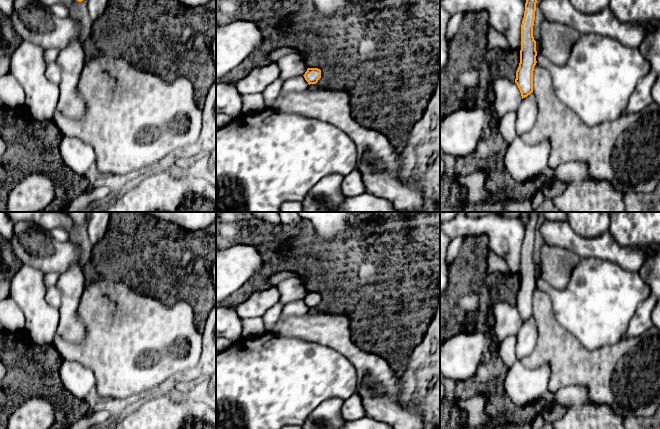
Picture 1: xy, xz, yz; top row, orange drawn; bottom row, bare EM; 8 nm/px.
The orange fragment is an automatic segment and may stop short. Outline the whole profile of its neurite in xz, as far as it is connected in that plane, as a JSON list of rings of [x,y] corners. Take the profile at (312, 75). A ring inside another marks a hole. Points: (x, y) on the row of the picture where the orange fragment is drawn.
[[[308,68],[303,75],[308,84],[316,84],[321,78],[321,70],[318,68]]]

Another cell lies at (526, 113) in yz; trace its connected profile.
[[[534,92],[522,99],[519,108],[516,111],[516,131],[517,136],[522,136],[525,132],[532,129],[535,124],[538,112],[537,100]]]

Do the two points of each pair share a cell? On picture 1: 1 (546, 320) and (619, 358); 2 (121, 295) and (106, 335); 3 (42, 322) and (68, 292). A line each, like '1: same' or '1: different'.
1: same
2: same
3: different

